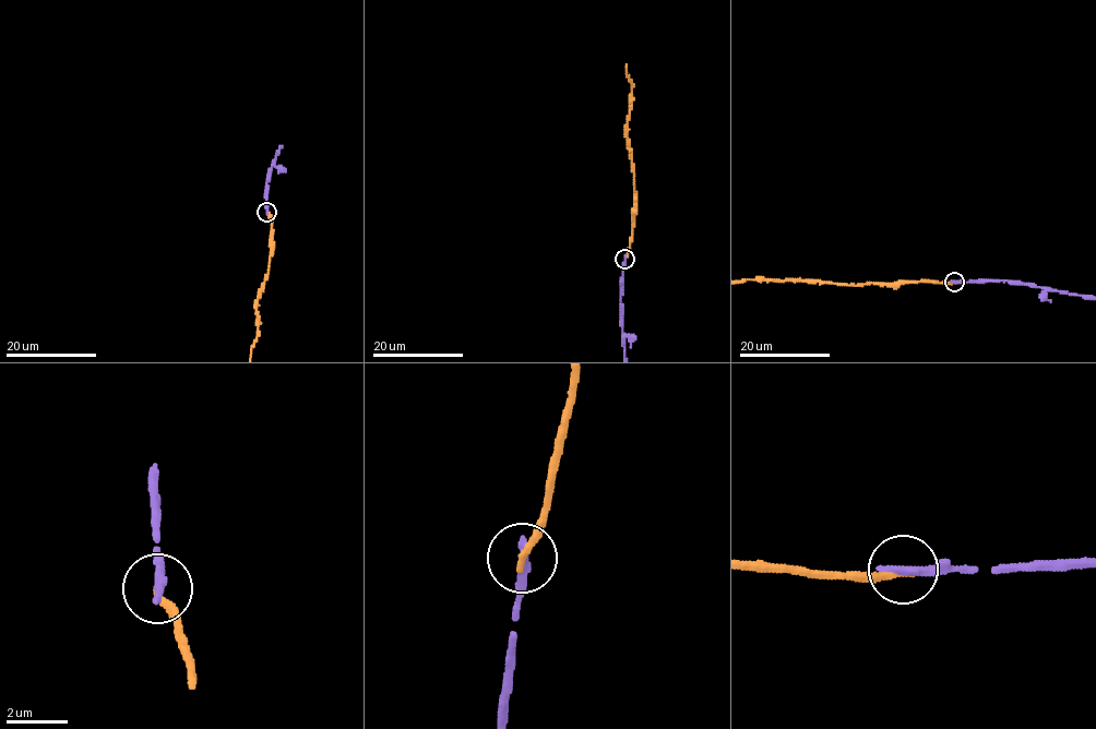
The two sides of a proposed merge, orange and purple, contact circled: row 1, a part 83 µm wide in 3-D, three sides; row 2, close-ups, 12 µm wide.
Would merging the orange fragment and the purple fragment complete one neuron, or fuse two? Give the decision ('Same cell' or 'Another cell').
Another cell

